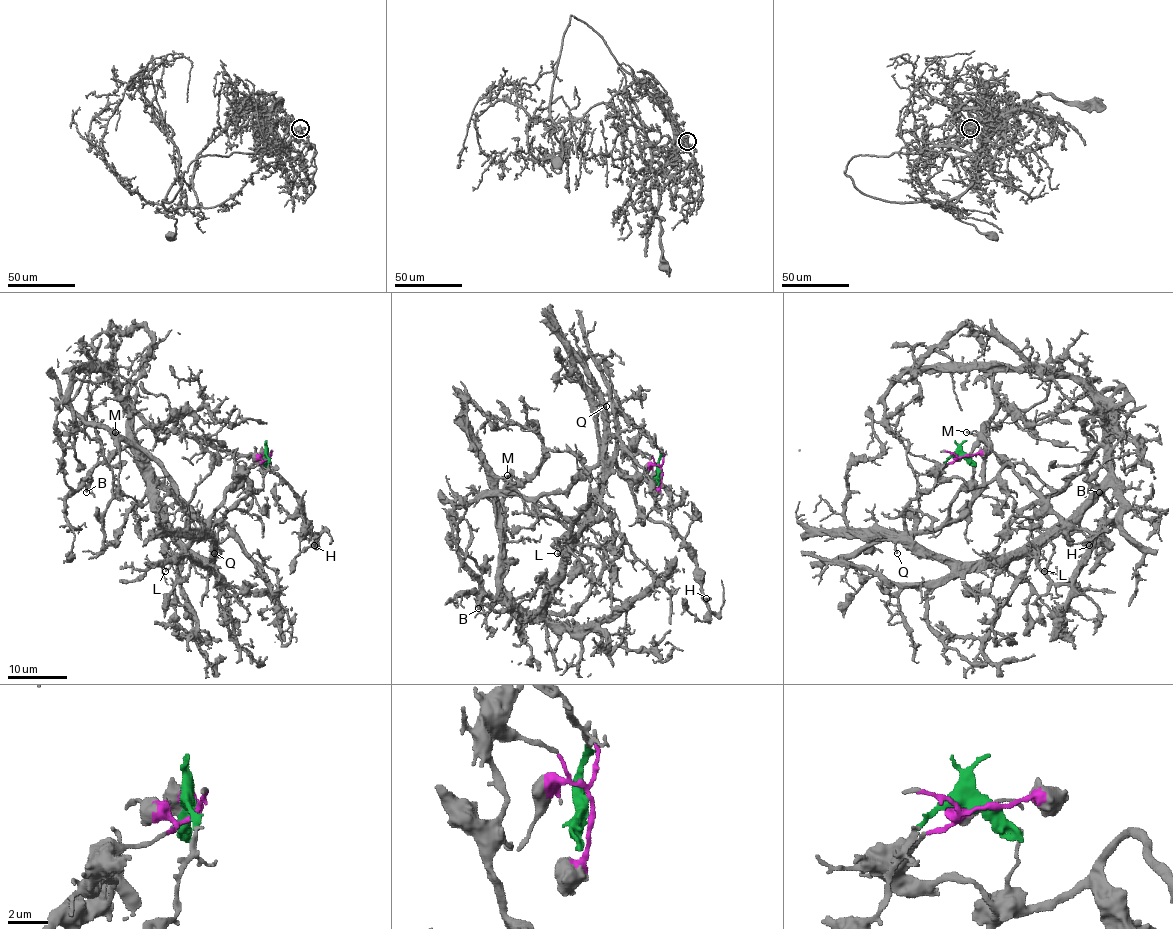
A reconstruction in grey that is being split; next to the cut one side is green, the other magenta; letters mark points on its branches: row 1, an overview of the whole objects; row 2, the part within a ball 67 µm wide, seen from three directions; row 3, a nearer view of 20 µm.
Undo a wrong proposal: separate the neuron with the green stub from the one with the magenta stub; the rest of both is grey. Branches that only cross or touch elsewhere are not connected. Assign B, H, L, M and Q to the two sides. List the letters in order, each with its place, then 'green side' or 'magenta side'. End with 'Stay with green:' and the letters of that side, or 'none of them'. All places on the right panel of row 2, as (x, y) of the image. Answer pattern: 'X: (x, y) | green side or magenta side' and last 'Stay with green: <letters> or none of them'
B: (1099, 492) | green side
H: (1089, 545) | magenta side
L: (1044, 571) | green side
M: (966, 432) | magenta side
Q: (897, 553) | green side
Stay with green: B, L, Q

